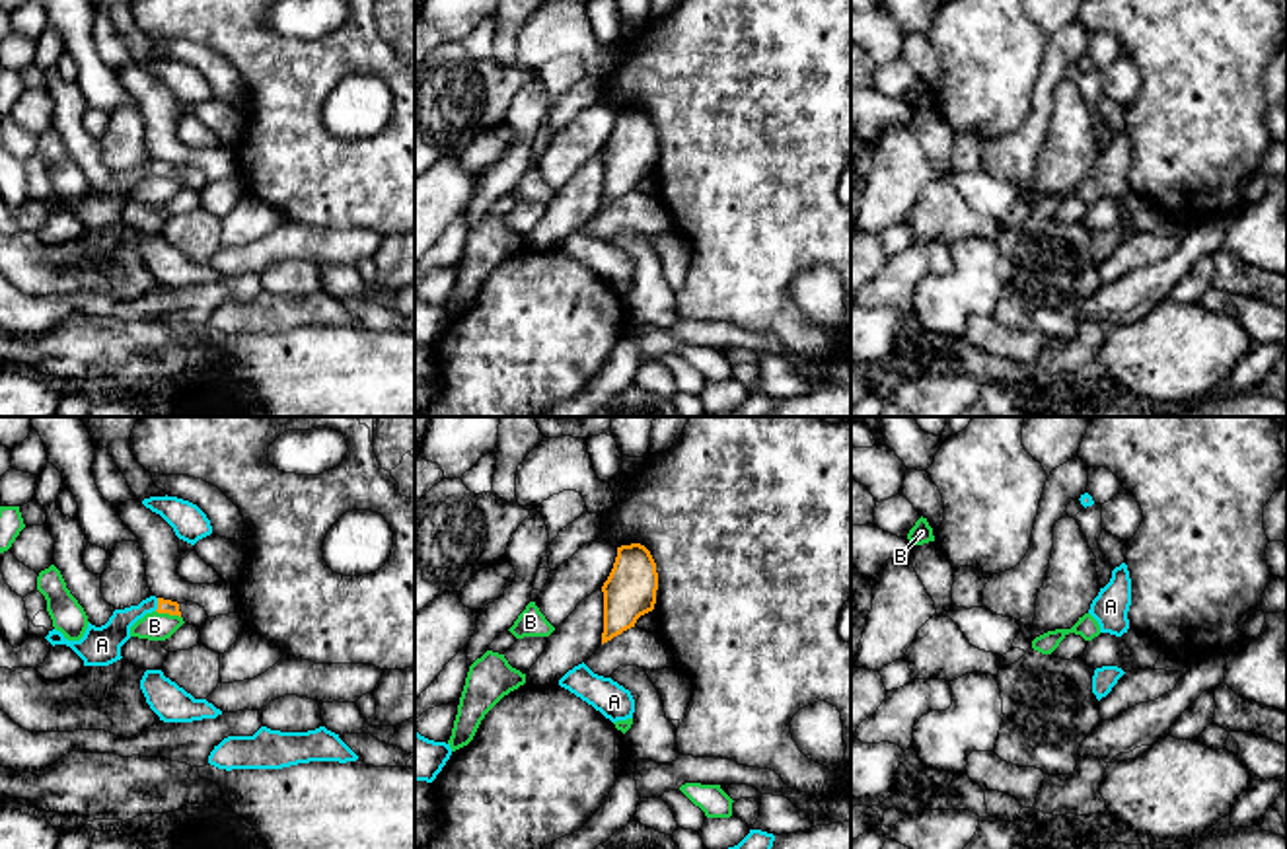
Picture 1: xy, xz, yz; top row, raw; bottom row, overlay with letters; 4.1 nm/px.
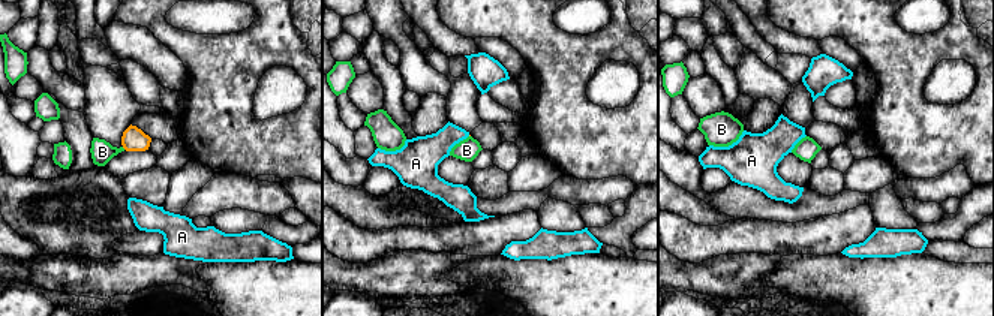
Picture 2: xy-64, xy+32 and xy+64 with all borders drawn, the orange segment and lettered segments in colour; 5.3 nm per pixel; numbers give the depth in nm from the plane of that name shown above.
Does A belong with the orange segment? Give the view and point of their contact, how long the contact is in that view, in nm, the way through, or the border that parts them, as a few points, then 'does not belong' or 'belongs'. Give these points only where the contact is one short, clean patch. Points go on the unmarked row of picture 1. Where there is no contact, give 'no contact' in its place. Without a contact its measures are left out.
xy (158, 168) | 60 nm | across xy (164, 170), (158, 168), (135, 176), (110, 201) | belongs

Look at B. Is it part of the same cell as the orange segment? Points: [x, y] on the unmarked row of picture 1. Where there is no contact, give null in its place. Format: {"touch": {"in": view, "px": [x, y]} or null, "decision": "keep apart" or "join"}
{"touch": {"in": "xy", "px": [168, 176]}, "decision": "keep apart"}

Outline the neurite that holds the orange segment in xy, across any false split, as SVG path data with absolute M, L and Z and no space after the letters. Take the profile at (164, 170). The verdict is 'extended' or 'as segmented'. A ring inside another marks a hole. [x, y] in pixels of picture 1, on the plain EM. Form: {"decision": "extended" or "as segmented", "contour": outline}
{"decision": "extended", "contour": "M150 160L142 164L138 169L115 173L109 185L101 191L88 187L88 193L80 204L68 204L56 193L49 195L45 203L53 210L70 210L84 224L84 230L109 230L123 222L121 210L130 203L130 191L152 175L181 181L177 166Z"}

